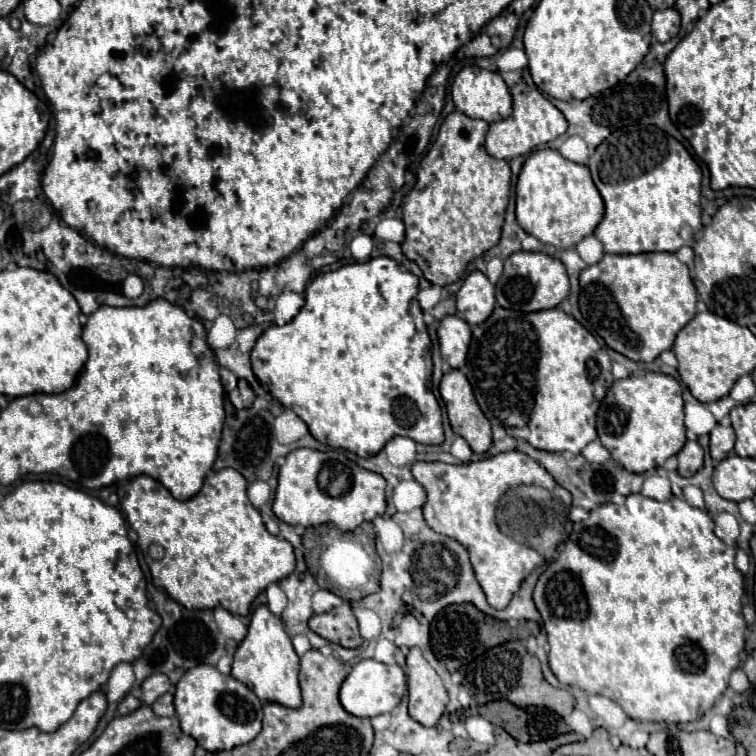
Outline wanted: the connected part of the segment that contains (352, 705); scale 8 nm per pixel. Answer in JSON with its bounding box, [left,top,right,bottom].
[340,659,406,724]

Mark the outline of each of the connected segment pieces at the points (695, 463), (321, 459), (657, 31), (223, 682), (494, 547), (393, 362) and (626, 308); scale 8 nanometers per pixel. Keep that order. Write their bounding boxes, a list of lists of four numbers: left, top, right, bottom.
[[676,441,702,477],[272,449,386,531],[652,9,680,43],[174,665,262,751],[412,451,570,609],[252,257,444,457],[580,253,696,361]]

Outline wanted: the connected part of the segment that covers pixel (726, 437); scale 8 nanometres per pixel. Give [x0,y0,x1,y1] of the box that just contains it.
[710,421,736,461]

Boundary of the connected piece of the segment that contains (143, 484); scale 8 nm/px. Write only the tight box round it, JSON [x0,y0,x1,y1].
[118,469,294,615]

